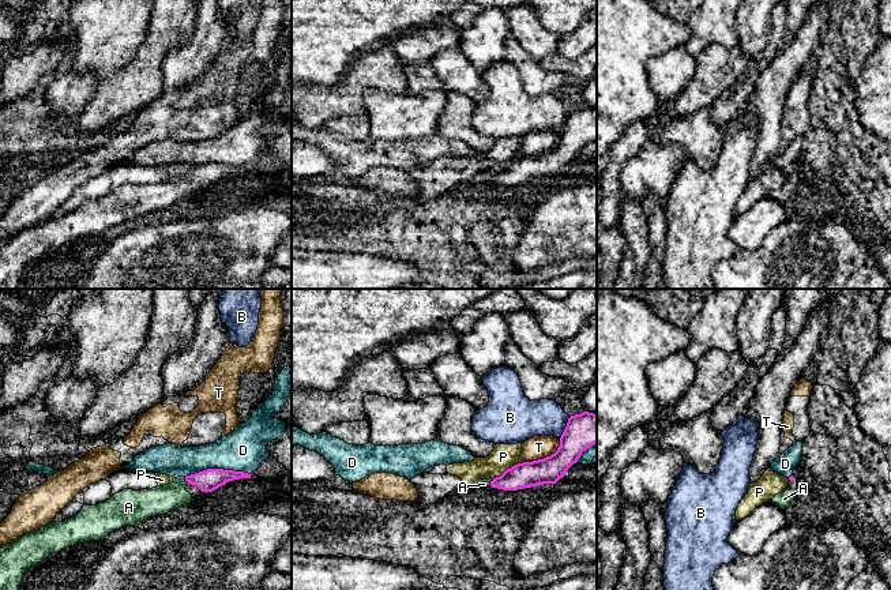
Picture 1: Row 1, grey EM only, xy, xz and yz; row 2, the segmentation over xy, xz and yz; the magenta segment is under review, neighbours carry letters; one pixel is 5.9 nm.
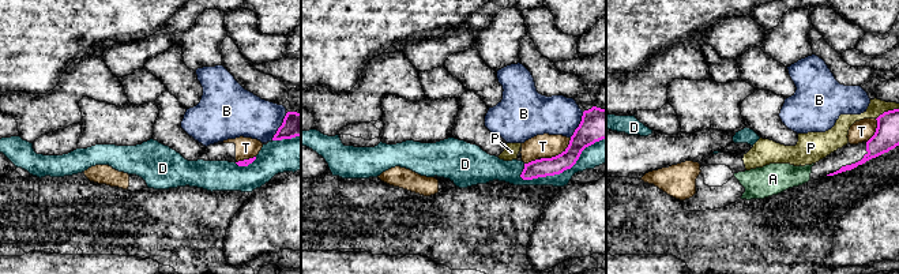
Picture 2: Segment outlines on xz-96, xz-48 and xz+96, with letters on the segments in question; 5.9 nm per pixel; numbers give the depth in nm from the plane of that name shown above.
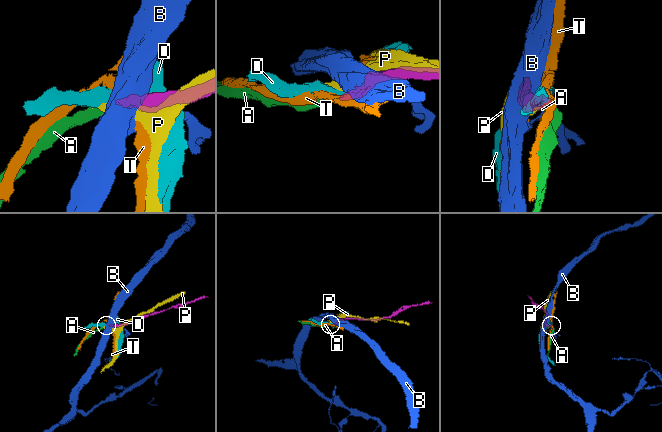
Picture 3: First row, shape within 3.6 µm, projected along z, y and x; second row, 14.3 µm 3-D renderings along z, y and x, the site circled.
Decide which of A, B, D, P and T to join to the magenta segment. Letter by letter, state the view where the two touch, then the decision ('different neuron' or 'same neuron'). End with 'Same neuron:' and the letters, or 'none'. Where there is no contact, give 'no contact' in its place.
A: meets magenta in xy; same neuron
B: meets magenta in xz; different neuron
D: meets magenta in xy; different neuron
P: meets magenta in xz; different neuron
T: meets magenta in xz; different neuron
Same neuron: A

